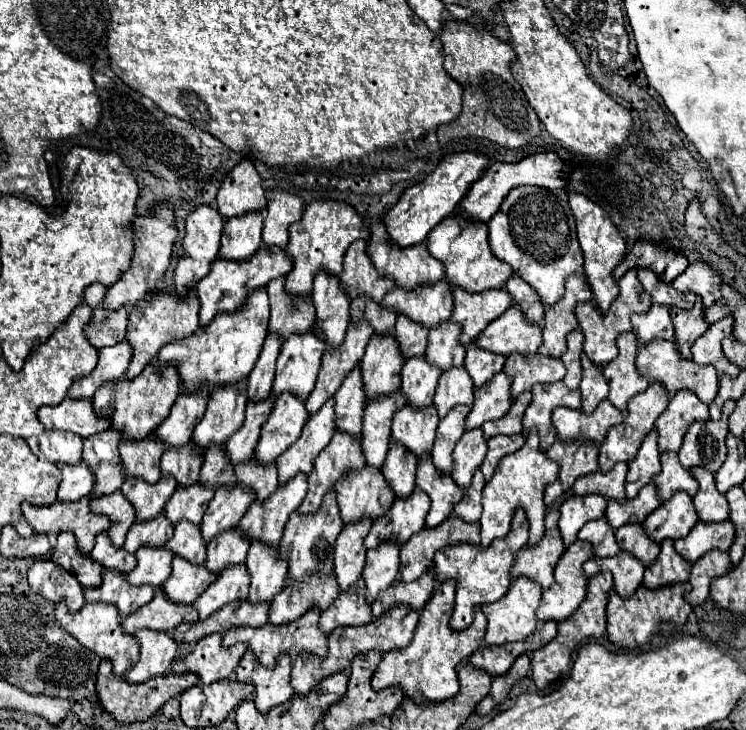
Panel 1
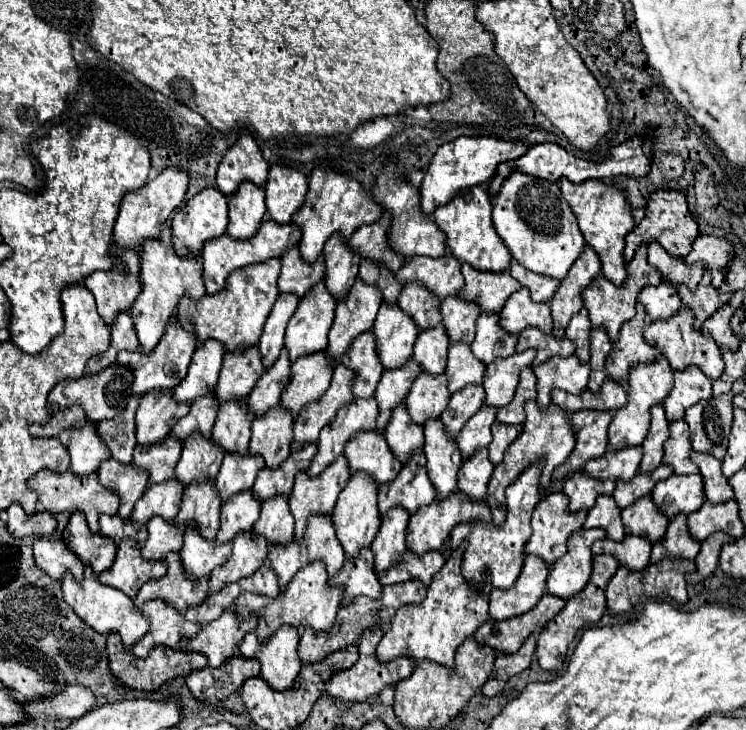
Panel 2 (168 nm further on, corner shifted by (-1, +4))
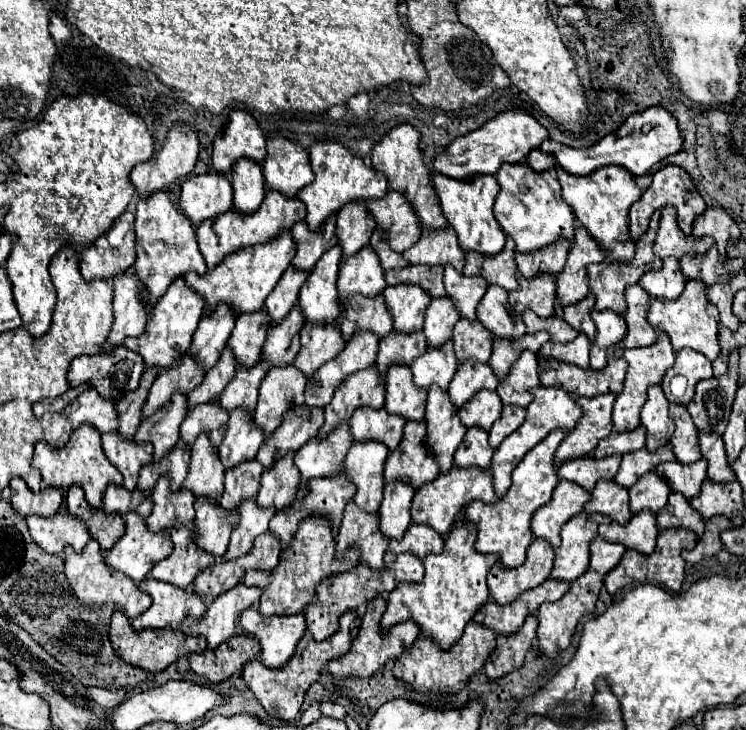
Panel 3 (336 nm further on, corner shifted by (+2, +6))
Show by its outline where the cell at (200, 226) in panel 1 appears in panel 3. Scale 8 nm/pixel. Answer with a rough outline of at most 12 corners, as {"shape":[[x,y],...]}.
{"shape":[[217,171],[181,185],[193,225],[229,211],[231,181]]}

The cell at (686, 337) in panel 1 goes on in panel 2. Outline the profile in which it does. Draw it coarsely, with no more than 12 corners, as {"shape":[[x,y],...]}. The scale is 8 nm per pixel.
{"shape":[[706,271],[696,291],[680,287],[682,305],[694,311],[694,329],[728,303]]}

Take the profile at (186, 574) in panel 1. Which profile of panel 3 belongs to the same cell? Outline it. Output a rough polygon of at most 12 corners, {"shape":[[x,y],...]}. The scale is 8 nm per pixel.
{"shape":[[197,499],[195,543],[225,555],[239,509],[227,515],[219,503]]}

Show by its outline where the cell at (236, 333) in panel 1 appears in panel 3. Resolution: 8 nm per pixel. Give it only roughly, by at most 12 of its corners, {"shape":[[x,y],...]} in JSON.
{"shape":[[291,231],[187,273],[207,309],[263,307],[295,257]]}

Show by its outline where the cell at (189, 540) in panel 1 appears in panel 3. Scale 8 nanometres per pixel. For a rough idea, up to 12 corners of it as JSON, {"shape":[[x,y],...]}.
{"shape":[[207,435],[191,447],[183,489],[195,497],[223,493],[225,467]]}

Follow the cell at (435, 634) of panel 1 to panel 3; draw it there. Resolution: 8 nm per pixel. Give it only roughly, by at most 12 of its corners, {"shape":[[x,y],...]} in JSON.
{"shape":[[457,521],[421,583],[387,597],[387,631],[415,619],[441,649],[489,601],[499,561],[475,549],[473,523]]}

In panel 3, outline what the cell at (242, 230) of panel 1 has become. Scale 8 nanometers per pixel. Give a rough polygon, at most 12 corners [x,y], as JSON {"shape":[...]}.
{"shape":[[241,159],[231,167],[233,207],[259,209],[265,197],[259,163]]}

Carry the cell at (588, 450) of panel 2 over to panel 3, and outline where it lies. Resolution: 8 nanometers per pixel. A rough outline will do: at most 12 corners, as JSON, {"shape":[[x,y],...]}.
{"shape":[[615,395],[577,397],[583,415],[555,463],[591,455],[613,431]]}

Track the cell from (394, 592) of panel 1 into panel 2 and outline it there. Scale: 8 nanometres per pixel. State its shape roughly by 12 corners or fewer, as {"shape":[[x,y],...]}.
{"shape":[[406,551],[394,569],[378,573],[382,587],[418,579],[428,587],[442,569],[440,551]]}

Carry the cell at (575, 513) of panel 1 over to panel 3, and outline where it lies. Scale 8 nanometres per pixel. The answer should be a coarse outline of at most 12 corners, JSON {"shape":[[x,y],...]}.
{"shape":[[621,457],[571,459],[559,477],[593,491],[599,479],[617,475]]}

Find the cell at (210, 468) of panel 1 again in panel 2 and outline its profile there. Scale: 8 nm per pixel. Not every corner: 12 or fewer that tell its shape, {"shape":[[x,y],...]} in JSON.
{"shape":[[246,403],[218,409],[212,439],[246,455],[252,417]]}

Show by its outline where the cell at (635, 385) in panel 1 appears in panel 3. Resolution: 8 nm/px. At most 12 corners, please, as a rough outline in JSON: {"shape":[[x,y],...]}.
{"shape":[[639,283],[627,287],[627,335],[609,347],[619,355],[627,347],[653,345],[655,329],[647,323],[651,297]]}

